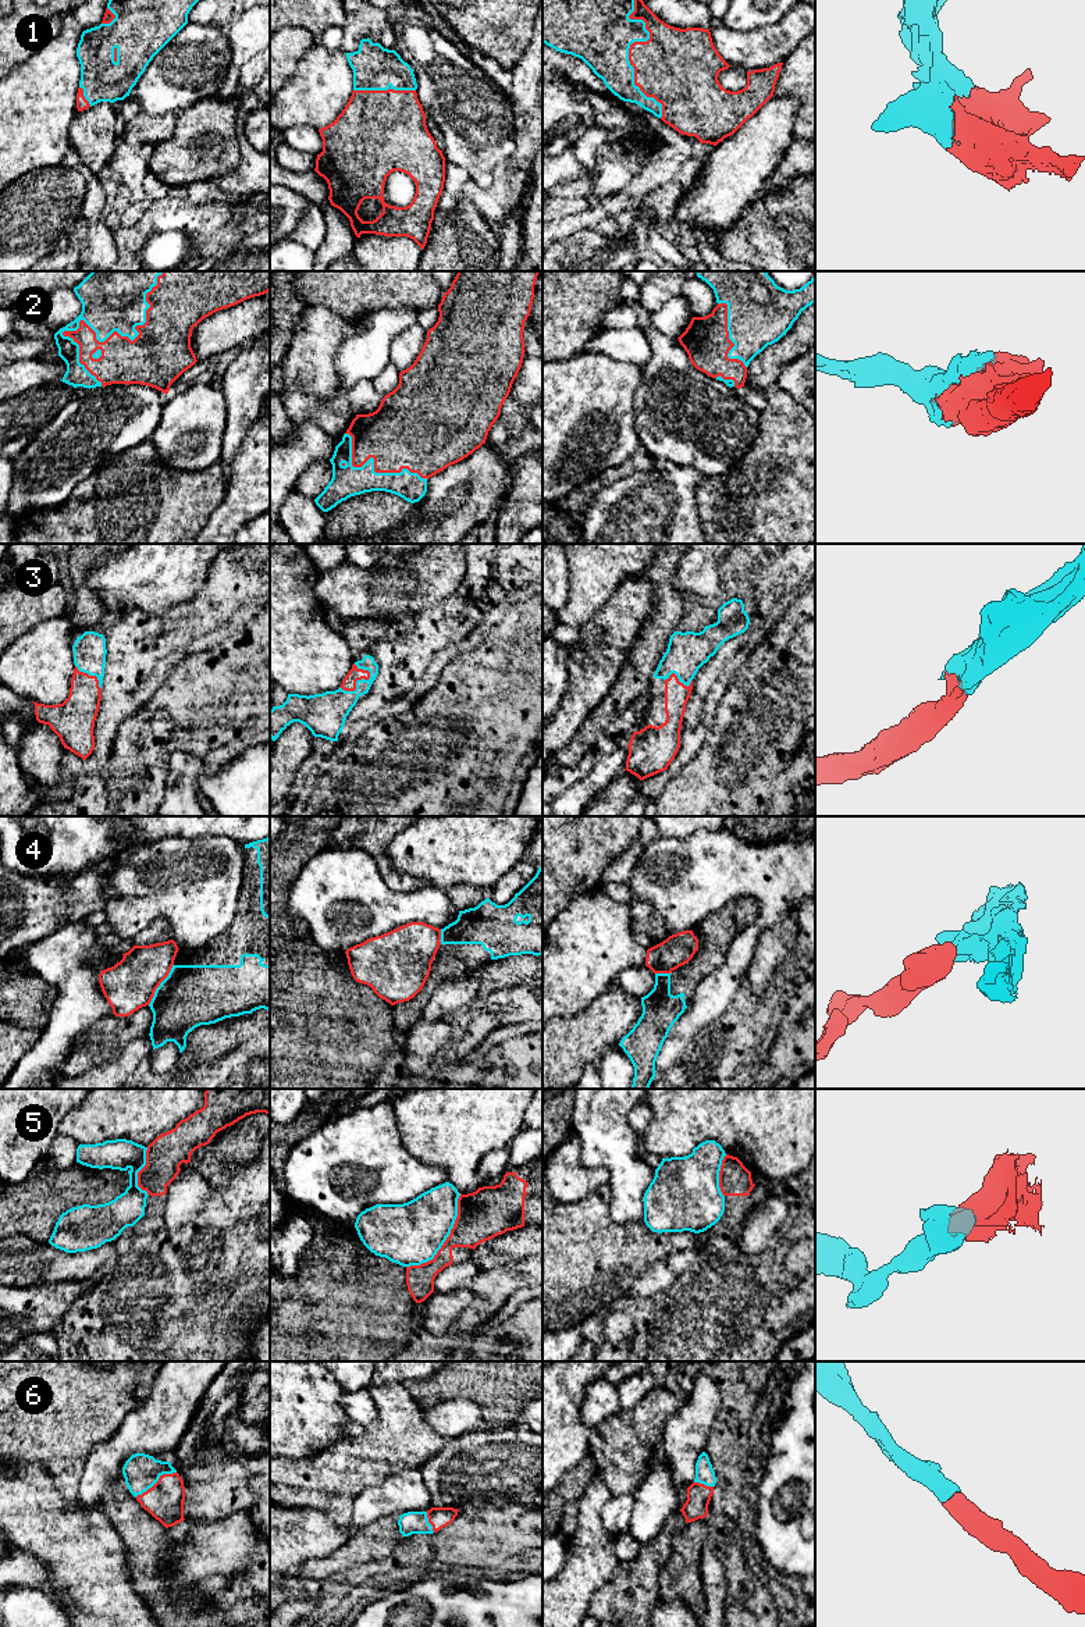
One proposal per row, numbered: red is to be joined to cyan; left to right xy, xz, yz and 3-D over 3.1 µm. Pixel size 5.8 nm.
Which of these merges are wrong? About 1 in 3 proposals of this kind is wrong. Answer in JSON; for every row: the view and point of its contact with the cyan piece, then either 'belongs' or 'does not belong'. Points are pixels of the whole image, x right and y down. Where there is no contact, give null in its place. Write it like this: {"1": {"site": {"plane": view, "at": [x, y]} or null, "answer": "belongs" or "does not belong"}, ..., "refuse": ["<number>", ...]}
{"1": {"site": {"plane": "yz", "at": [628, 52]}, "answer": "belongs"}, "2": {"site": {"plane": "xy", "at": [100, 341]}, "answer": "belongs"}, "3": {"site": {"plane": "xz", "at": [356, 684]}, "answer": "belongs"}, "4": {"site": {"plane": "xy", "at": [160, 985]}, "answer": "does not belong"}, "5": {"site": {"plane": "xz", "at": [445, 1239]}, "answer": "does not belong"}, "6": {"site": {"plane": "xy", "at": [155, 1483]}, "answer": "belongs"}, "refuse": ["4", "5"]}

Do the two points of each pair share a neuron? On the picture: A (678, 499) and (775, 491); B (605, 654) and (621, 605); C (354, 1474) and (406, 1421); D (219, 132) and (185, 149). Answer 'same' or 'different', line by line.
A: different
B: same
C: same
D: same

